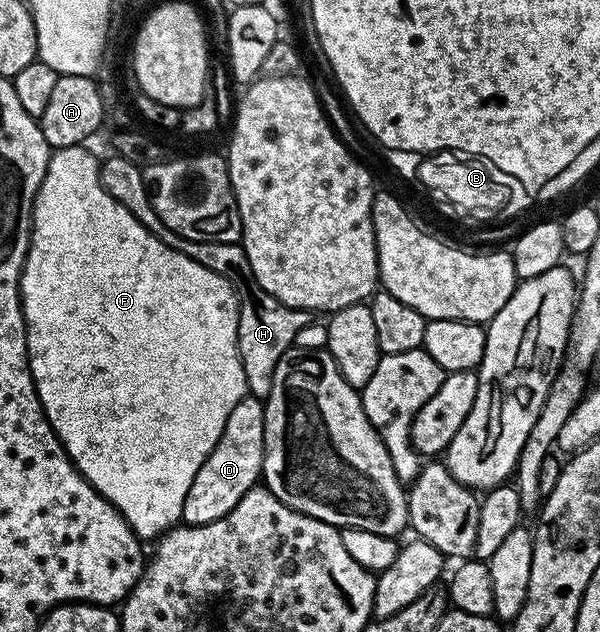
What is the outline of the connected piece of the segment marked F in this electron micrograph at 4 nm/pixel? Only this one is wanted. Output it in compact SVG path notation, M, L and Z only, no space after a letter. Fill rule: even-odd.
M72 145L58 149L50 156L49 166L43 183L33 200L33 232L29 235L29 250L25 256L25 266L21 272L21 310L25 316L25 338L29 352L29 370L39 395L39 403L61 441L67 455L73 460L75 468L88 479L91 487L103 495L127 519L127 523L142 539L160 538L161 534L172 529L181 521L183 499L191 491L191 482L199 475L199 467L211 455L235 403L245 396L245 376L243 363L237 346L237 328L239 327L239 307L237 290L223 275L203 267L195 259L167 247L123 203L119 203L105 190L101 182L99 157L89 147Z

